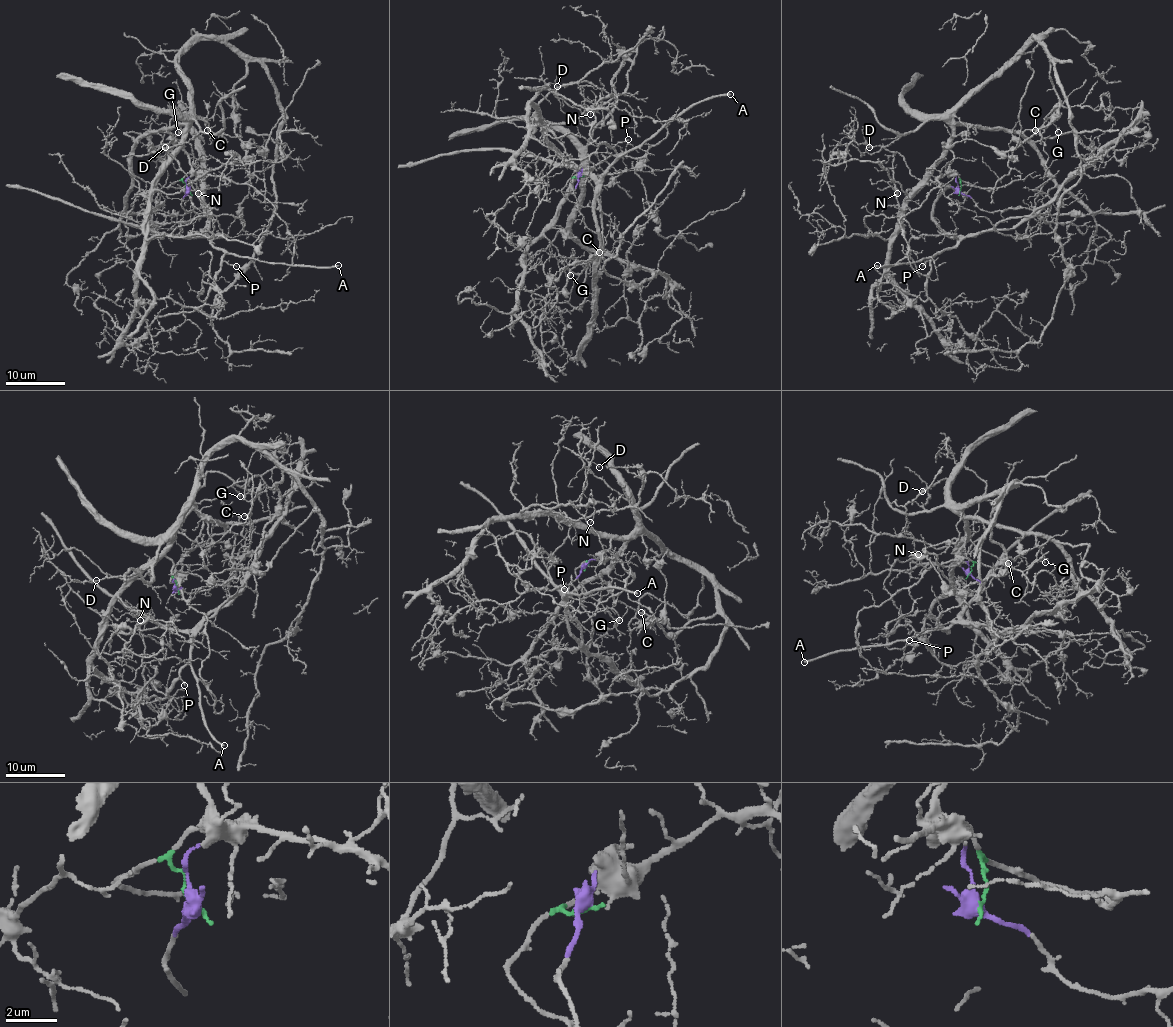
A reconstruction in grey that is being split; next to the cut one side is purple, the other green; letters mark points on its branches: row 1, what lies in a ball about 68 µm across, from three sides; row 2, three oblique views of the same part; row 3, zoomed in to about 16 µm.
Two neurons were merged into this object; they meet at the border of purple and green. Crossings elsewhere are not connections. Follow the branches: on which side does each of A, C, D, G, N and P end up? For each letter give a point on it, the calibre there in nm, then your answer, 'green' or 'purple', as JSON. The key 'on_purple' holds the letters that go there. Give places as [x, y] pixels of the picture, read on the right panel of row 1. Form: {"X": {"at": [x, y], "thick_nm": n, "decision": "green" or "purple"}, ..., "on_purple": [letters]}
{"A": {"at": [877, 265], "thick_nm": 280, "decision": "purple"}, "C": {"at": [1035, 130], "thick_nm": 100, "decision": "green"}, "D": {"at": [869, 147], "thick_nm": 110, "decision": "green"}, "G": {"at": [1058, 132], "thick_nm": 100, "decision": "green"}, "N": {"at": [897, 193], "thick_nm": 100, "decision": "green"}, "P": {"at": [922, 266], "thick_nm": 160, "decision": "purple"}, "on_purple": ["A", "P"]}

